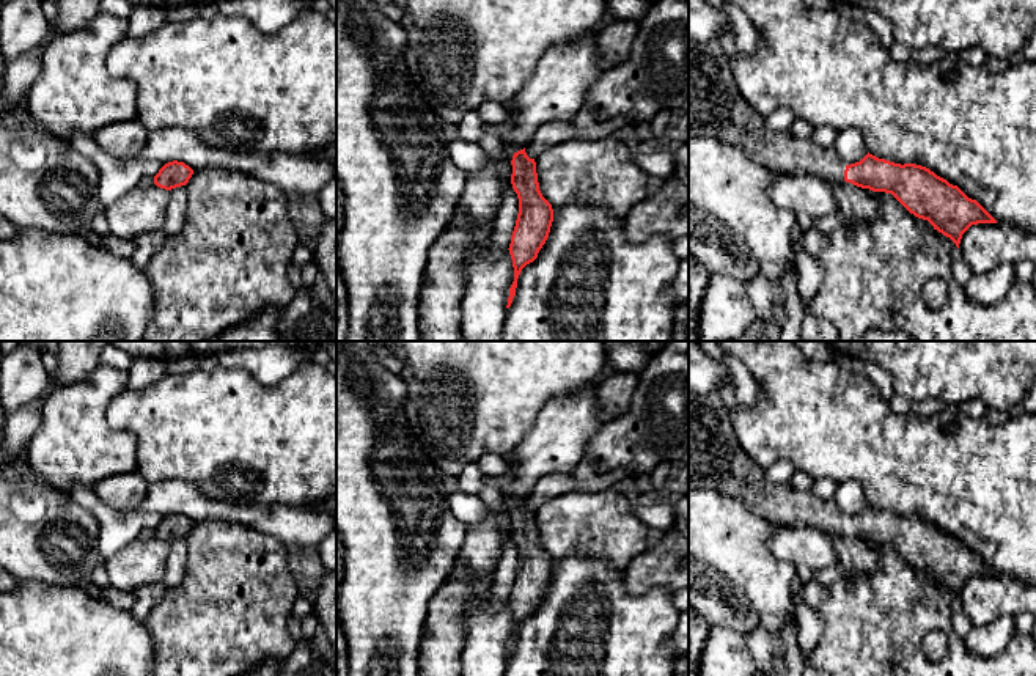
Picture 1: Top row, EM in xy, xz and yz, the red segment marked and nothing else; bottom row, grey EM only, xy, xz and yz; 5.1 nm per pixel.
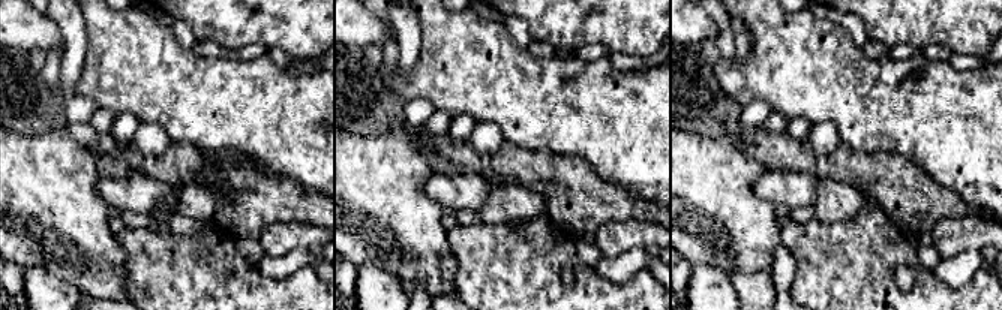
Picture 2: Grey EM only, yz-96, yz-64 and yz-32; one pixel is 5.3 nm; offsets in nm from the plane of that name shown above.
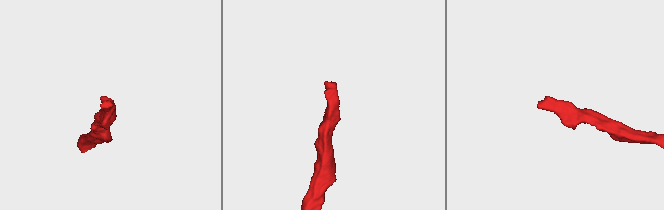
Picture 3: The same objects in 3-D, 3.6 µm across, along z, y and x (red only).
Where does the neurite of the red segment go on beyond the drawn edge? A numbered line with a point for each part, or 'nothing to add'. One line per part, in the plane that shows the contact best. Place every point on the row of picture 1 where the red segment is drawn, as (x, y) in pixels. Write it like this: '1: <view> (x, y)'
1: yz (716, 109)

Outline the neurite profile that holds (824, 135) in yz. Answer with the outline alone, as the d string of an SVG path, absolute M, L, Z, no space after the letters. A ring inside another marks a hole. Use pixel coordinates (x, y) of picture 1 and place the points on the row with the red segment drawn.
M819 126L819 127L814 127L810 140L813 140L814 143L824 148L833 148L836 135L838 132L835 129L828 126Z

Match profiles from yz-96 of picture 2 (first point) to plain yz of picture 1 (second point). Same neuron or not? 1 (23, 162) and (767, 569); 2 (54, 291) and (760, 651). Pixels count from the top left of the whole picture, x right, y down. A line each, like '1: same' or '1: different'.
1: same
2: different

